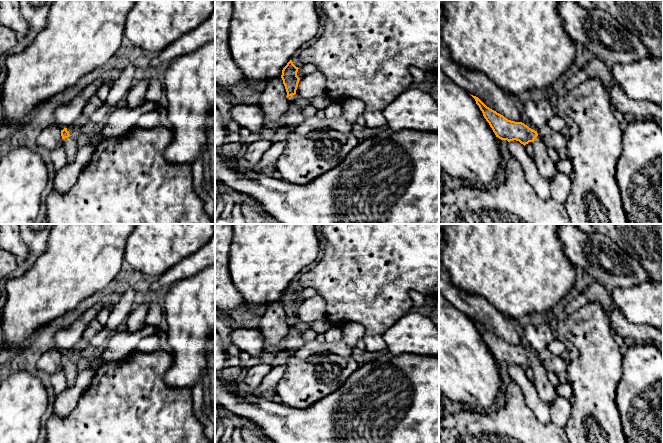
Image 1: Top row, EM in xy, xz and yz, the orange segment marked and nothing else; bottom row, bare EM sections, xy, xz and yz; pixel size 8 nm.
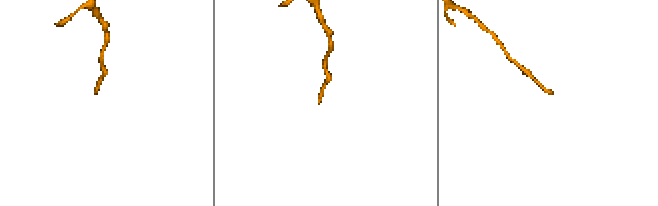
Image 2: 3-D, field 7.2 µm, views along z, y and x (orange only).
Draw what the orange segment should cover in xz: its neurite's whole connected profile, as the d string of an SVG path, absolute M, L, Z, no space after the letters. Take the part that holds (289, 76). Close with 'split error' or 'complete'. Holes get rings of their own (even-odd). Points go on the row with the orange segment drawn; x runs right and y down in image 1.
M292 60L282 70L281 78L287 92L287 99L289 102L297 101L300 96L296 94L300 78L297 76L298 67L296 67Z; split error

